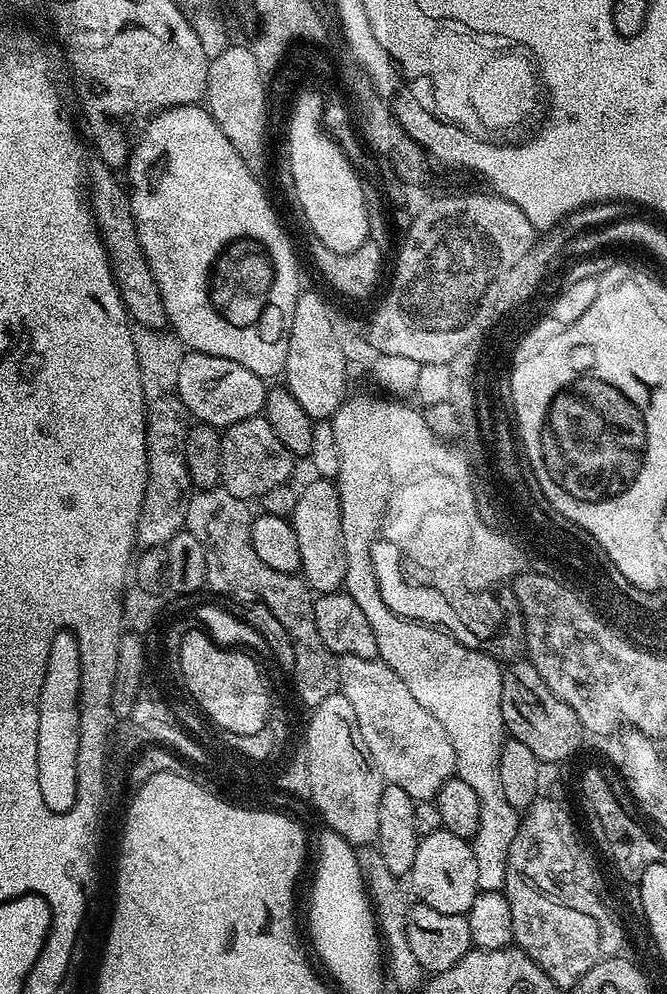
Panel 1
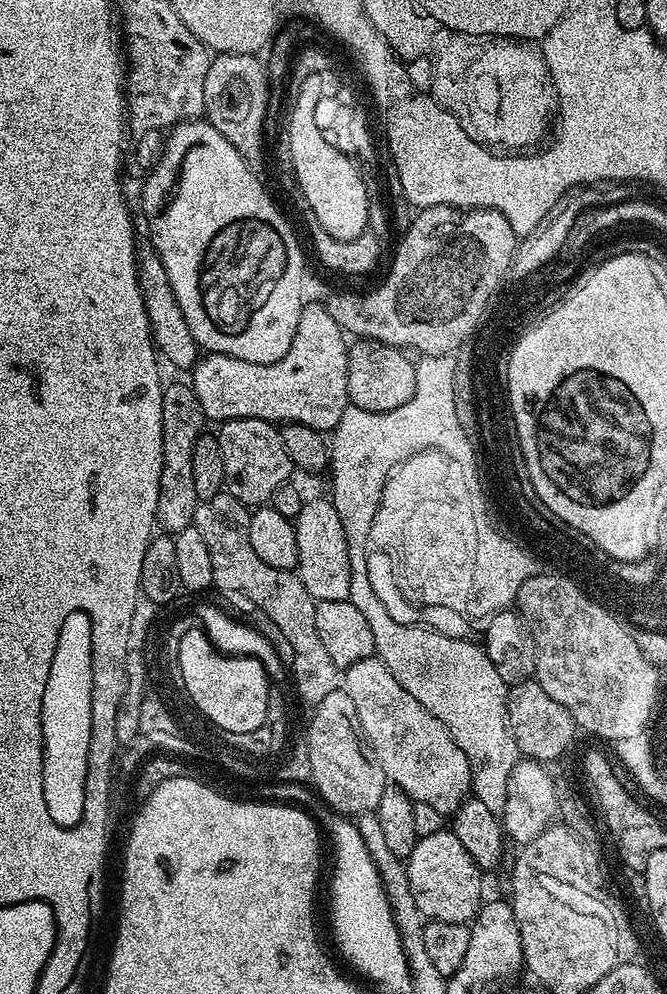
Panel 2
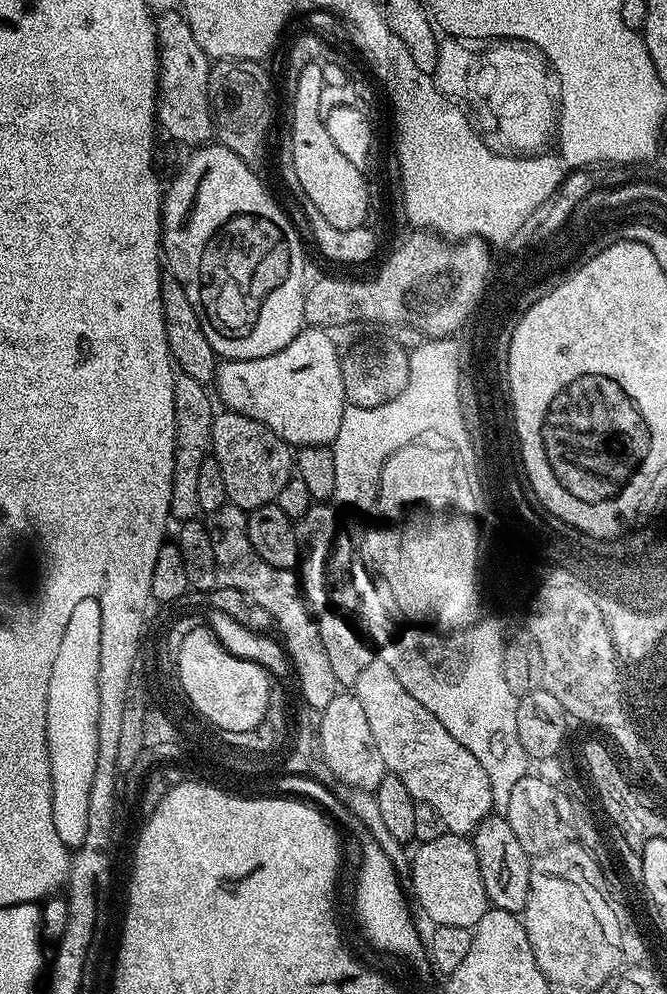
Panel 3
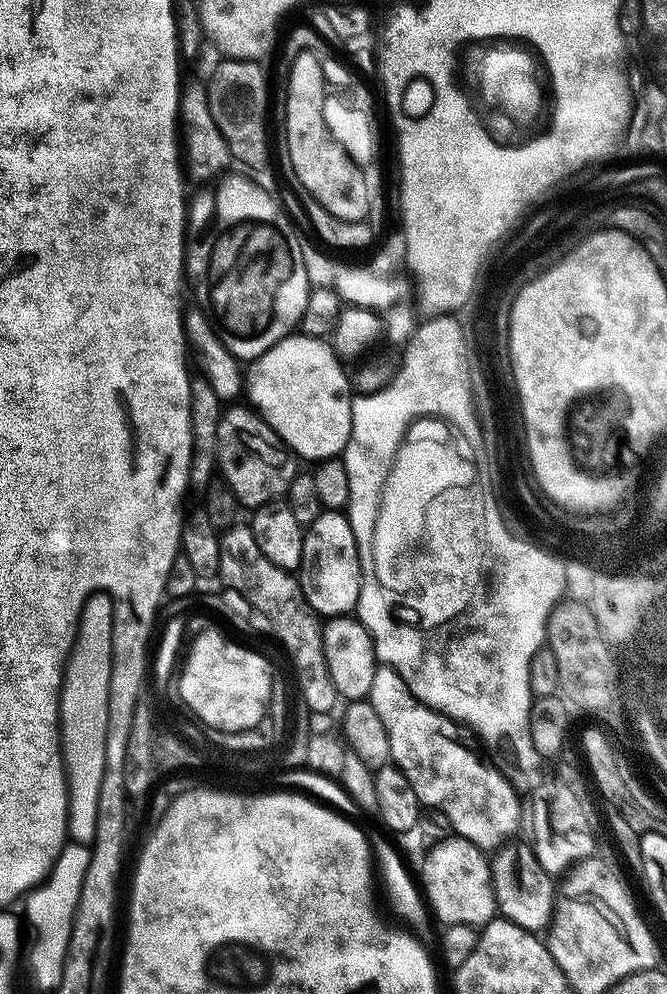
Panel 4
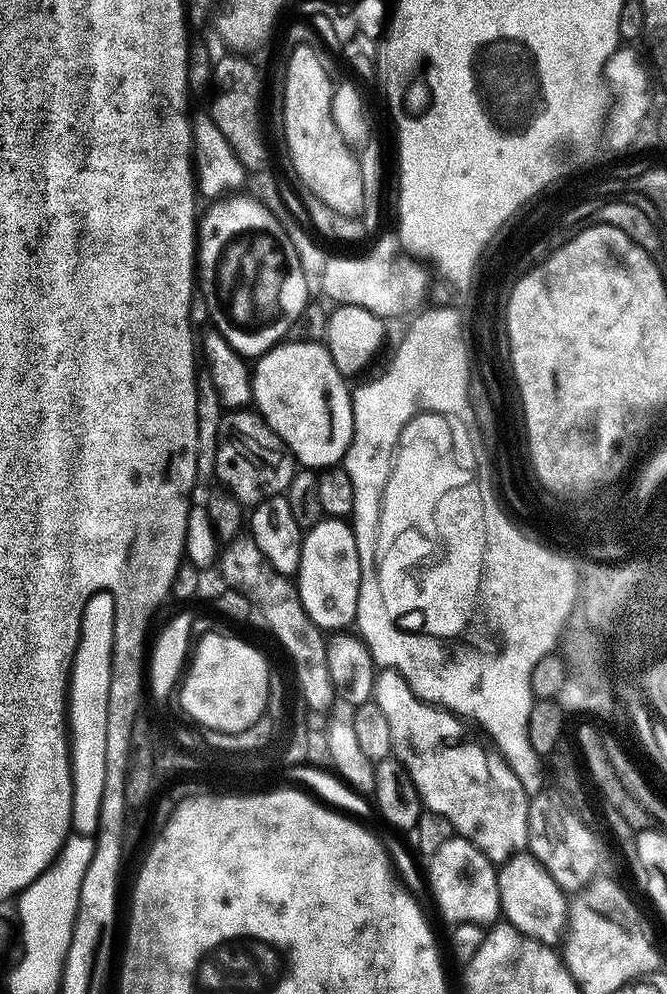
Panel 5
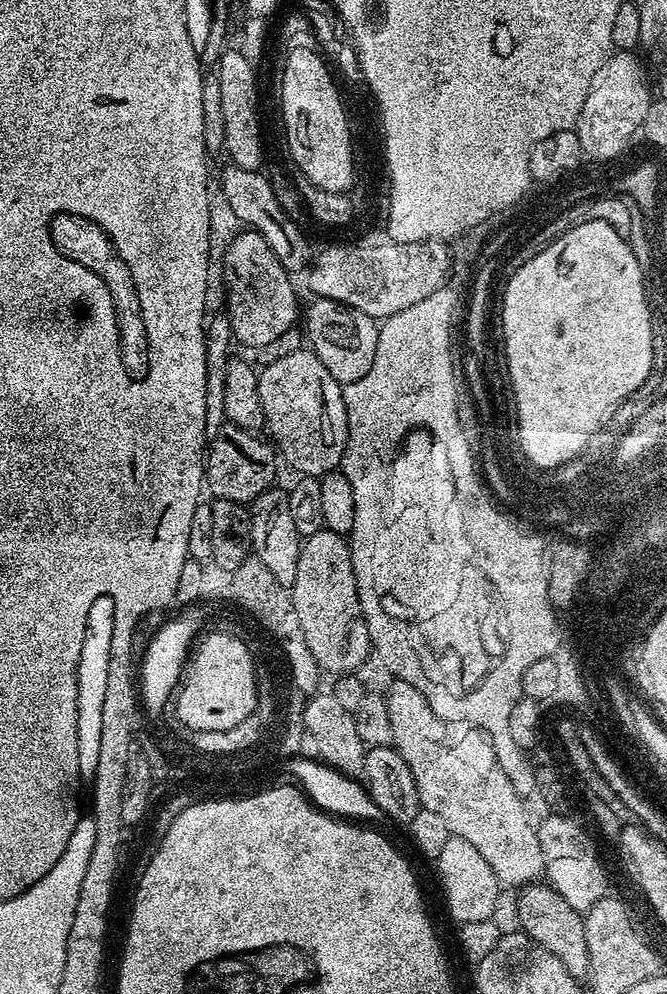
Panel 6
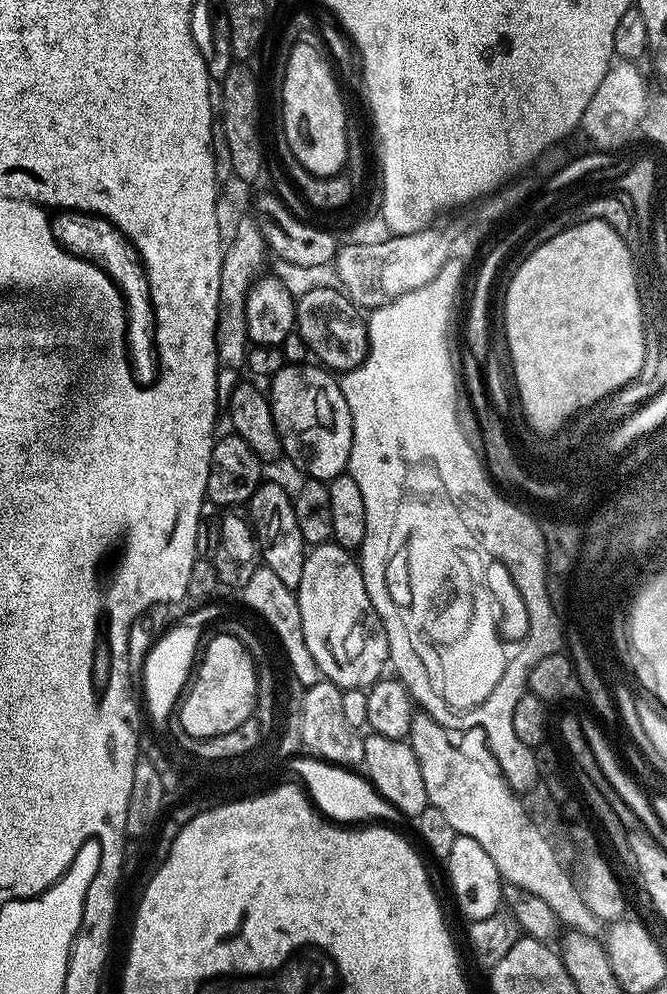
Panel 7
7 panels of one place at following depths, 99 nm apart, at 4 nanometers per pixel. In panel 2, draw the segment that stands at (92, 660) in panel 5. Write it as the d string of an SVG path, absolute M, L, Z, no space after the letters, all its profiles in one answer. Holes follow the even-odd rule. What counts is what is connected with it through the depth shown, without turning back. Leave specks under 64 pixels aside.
M75 612L62 622L58 646L50 662L46 690L42 694L42 794L46 814L63 828L72 828L82 818L85 801L87 758L92 737L92 620L85 612Z

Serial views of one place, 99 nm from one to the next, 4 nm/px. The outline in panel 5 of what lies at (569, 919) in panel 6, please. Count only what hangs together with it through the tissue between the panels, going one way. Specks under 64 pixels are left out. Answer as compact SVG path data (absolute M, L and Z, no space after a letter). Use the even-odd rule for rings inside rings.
M525 850L517 853L499 865L496 881L500 895L500 910L507 923L512 924L523 936L529 936L549 946L559 945L565 939L569 897L531 852Z

